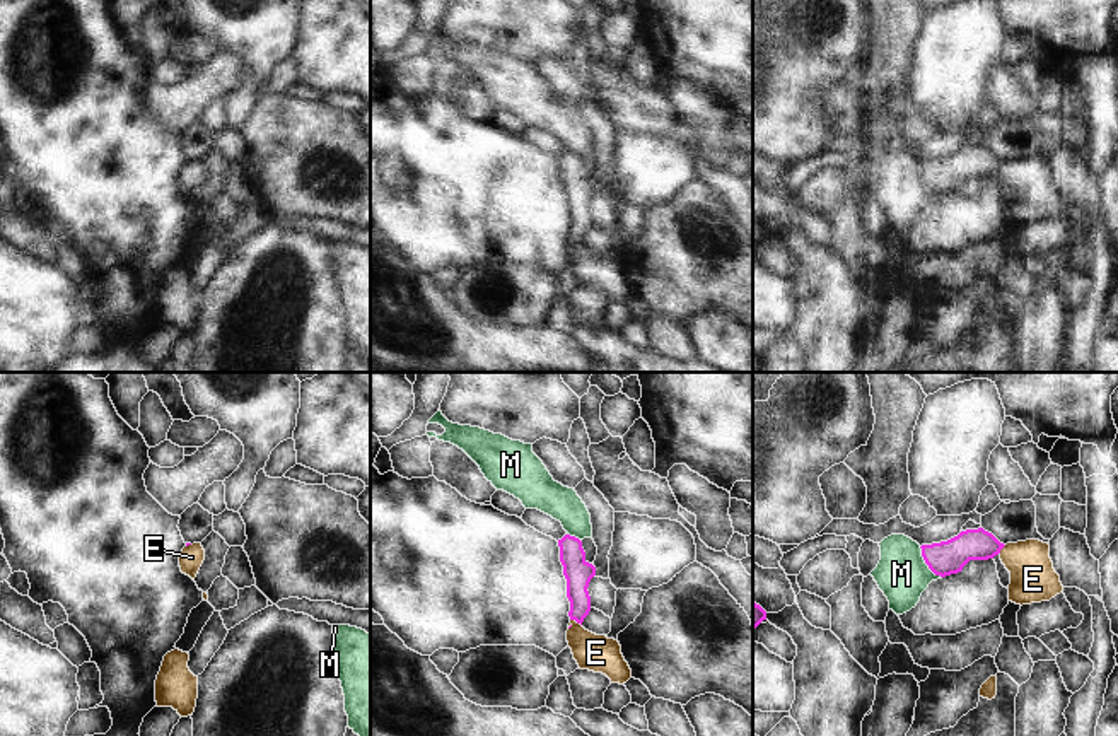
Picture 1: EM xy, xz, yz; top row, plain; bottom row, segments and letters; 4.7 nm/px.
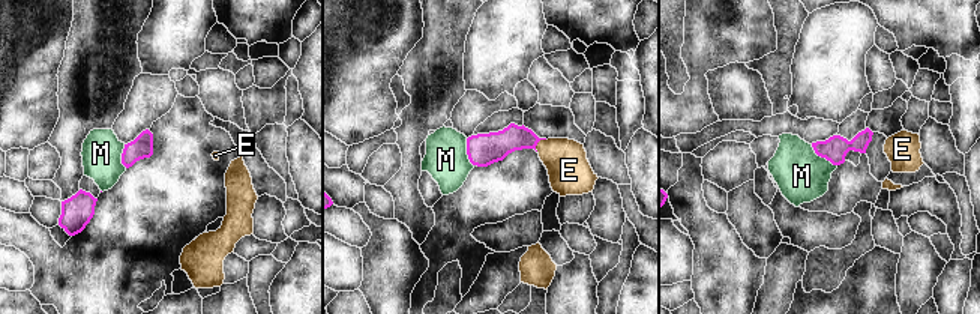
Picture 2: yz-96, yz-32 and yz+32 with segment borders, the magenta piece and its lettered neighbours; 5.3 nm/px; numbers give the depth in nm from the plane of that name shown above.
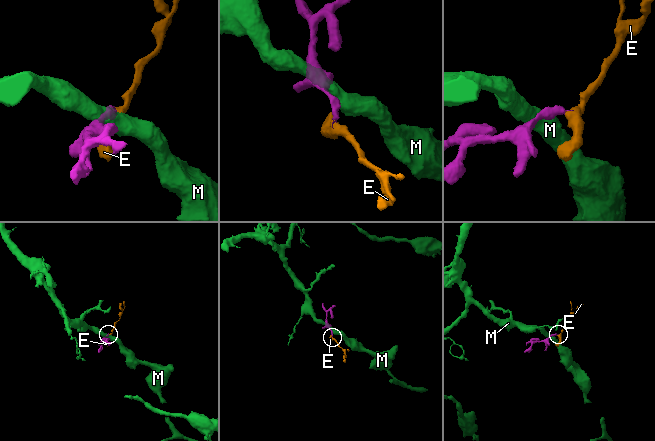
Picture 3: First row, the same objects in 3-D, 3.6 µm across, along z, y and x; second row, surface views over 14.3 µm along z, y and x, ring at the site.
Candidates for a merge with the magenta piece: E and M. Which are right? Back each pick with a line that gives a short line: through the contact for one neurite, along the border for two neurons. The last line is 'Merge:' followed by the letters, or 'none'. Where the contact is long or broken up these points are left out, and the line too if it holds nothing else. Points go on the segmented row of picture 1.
E: Line: xz (577, 572), (576, 620), (576, 632), (596, 653)
Merge: E

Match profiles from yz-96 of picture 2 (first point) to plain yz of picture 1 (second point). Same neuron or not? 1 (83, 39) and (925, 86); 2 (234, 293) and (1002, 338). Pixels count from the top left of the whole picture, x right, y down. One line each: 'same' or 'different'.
1: different
2: different

